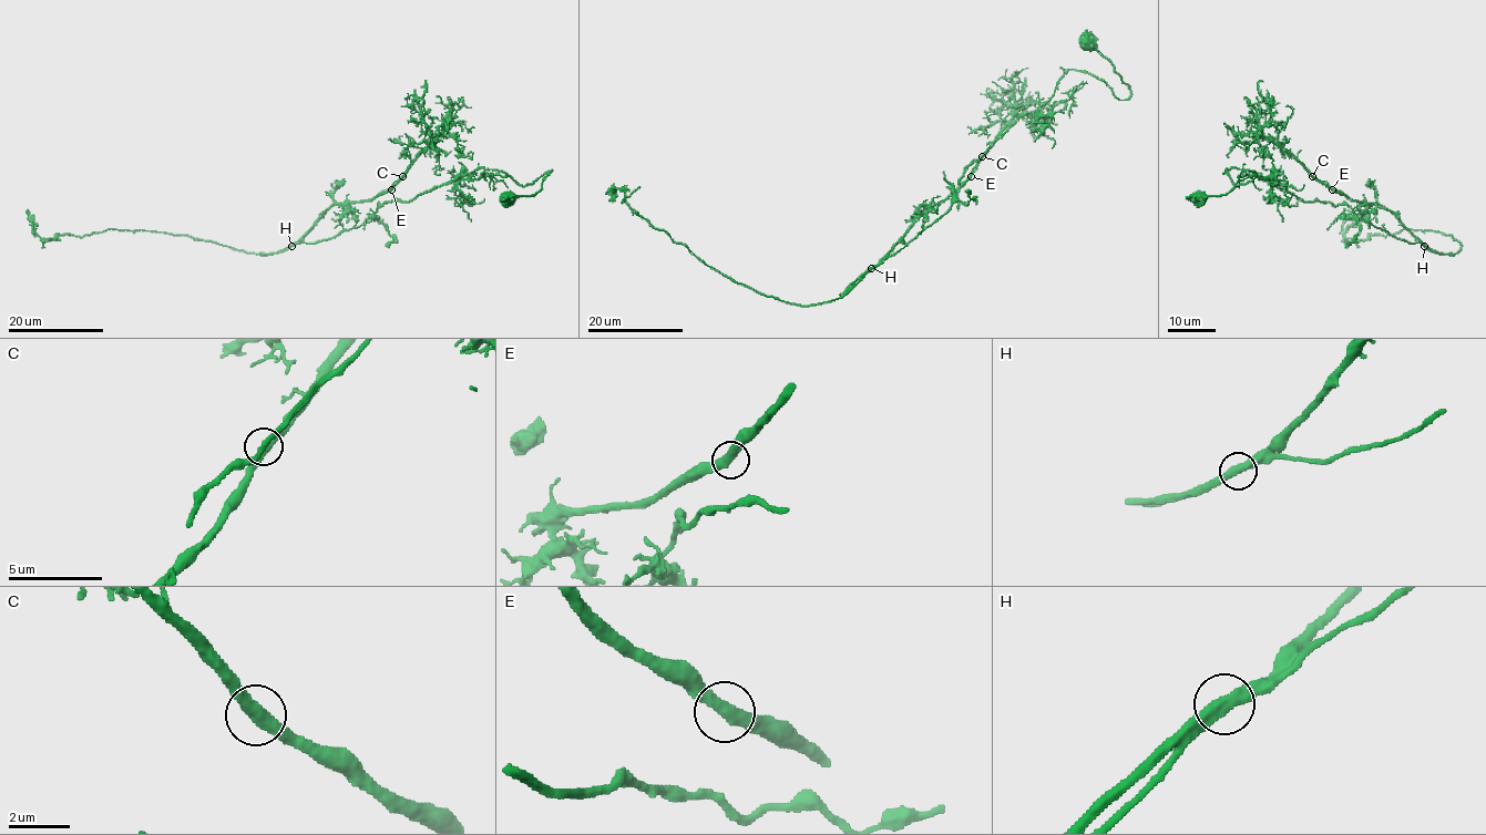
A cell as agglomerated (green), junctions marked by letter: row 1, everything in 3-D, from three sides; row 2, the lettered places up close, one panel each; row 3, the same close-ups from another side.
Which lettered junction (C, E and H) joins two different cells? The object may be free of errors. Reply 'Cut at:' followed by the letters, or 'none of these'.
Cut at: H

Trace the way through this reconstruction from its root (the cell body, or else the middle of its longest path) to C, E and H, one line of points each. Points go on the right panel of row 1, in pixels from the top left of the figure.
C: (1387, 232), (1408, 243), (1417, 241), (1382, 206), (1352, 202), (1312, 176)
E: (1387, 232), (1408, 243), (1417, 241), (1382, 206), (1352, 202), (1332, 189)
H: (1387, 232), (1424, 246)

